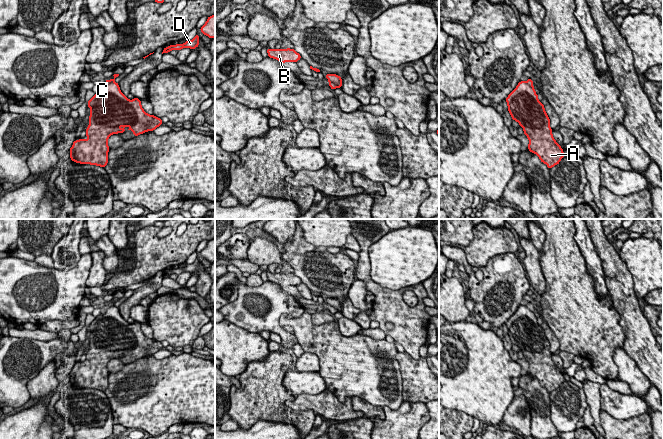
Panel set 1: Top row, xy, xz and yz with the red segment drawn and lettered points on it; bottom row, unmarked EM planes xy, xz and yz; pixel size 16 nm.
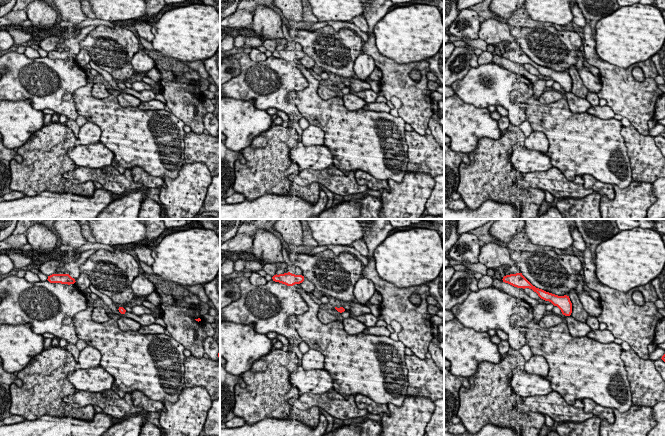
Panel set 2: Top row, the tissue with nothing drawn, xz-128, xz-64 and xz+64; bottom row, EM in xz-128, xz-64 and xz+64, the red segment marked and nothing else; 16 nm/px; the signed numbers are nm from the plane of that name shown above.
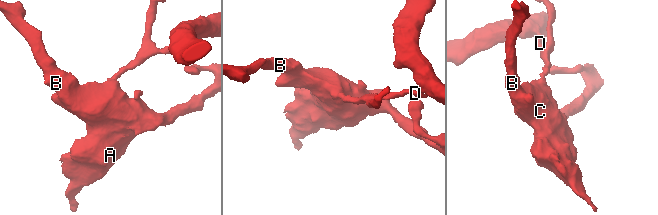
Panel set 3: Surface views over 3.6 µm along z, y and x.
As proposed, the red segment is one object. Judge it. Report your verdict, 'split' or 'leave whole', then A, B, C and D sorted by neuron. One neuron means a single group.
split; A B C / D

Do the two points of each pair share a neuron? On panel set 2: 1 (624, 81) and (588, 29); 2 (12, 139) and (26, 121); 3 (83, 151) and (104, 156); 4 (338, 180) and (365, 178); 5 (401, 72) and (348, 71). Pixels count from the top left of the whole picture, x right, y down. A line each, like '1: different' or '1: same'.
1: same
2: same
3: same
4: different
5: different

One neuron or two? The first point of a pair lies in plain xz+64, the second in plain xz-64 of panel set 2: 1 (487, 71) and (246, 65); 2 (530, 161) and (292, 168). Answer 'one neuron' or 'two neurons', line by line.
1: one neuron
2: two neurons

